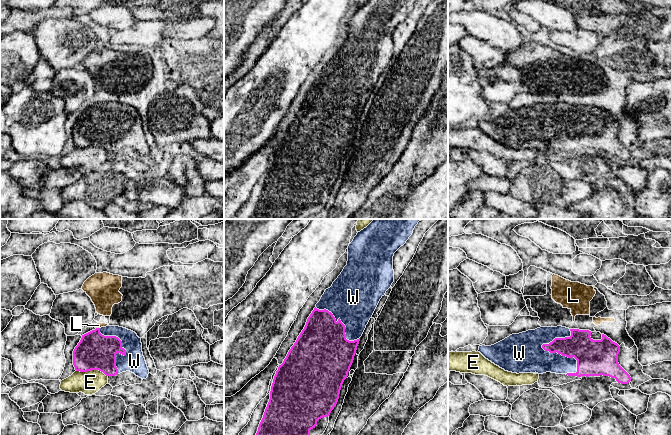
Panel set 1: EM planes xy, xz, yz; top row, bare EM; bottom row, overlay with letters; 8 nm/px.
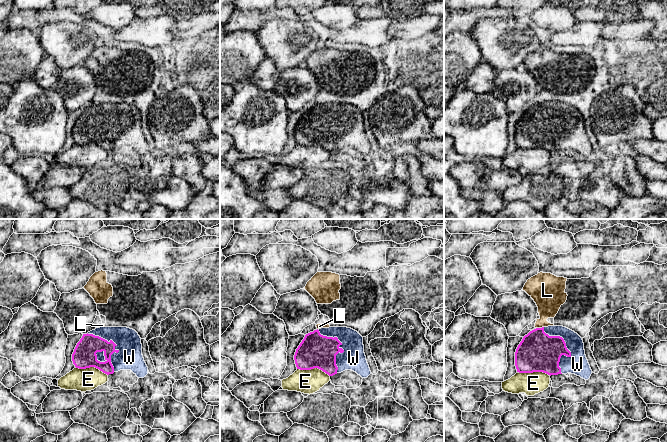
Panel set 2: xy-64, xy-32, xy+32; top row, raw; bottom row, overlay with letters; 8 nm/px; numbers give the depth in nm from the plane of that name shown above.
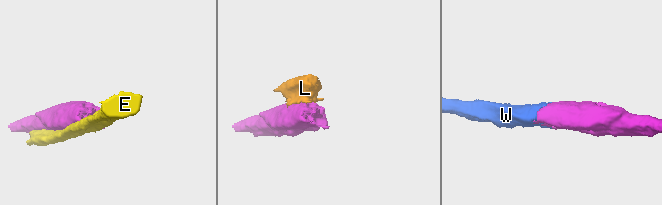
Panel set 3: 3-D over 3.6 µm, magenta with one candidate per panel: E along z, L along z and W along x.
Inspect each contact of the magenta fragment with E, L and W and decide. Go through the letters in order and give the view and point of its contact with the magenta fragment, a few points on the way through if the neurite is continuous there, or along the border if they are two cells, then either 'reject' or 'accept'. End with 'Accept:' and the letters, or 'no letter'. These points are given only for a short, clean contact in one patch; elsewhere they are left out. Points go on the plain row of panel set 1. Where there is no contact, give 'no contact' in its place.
E: xy (92, 145) | reject
L: xy (98, 104) | reject
W: yz (548, 126) | accept
Accept: W

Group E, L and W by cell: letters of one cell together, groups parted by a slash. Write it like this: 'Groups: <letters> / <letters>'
Groups: E / L / W

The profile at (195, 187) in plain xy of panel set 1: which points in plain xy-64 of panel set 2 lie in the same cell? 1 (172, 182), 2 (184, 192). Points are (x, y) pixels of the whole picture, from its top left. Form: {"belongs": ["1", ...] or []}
{"belongs": []}

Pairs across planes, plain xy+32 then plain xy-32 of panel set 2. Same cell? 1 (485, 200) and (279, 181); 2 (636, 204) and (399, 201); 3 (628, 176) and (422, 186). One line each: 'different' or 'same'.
1: different
2: different
3: same

